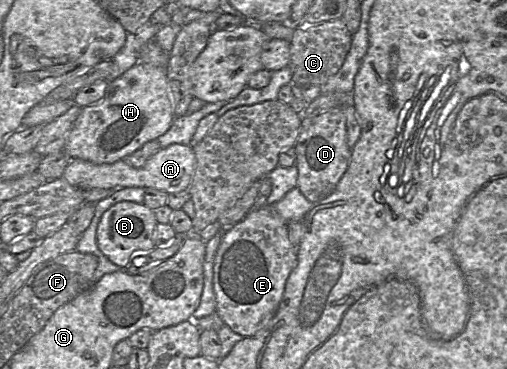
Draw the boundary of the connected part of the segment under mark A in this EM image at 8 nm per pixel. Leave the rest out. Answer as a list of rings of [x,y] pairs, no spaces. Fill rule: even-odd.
[[[170,144],[149,157],[142,167],[135,168],[124,159],[114,163],[95,164],[83,159],[71,159],[63,172],[63,178],[83,190],[93,188],[125,187],[155,188],[170,193],[189,190],[195,169],[195,152],[190,145]]]

